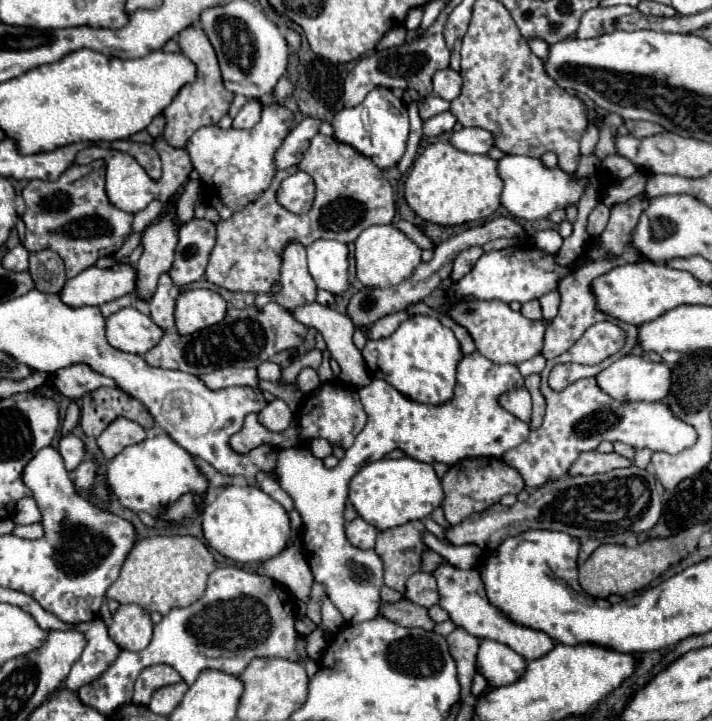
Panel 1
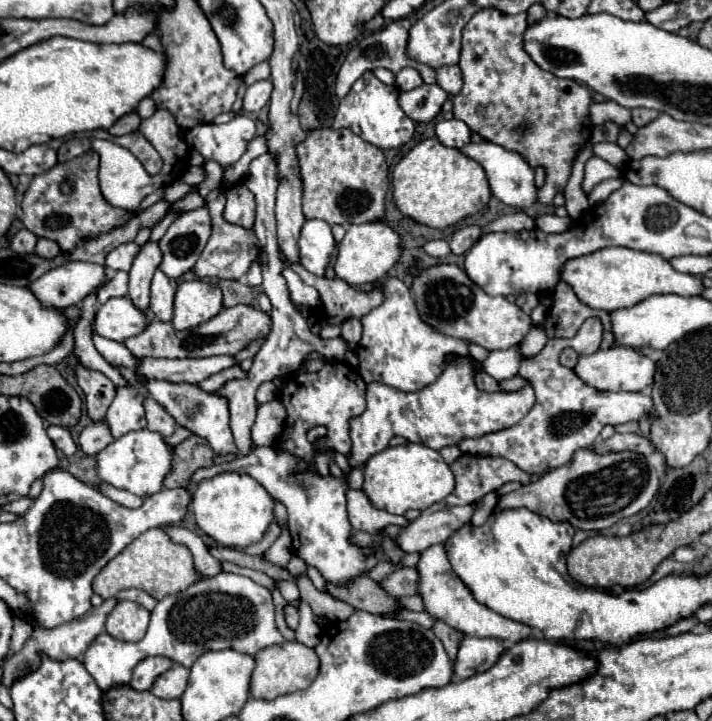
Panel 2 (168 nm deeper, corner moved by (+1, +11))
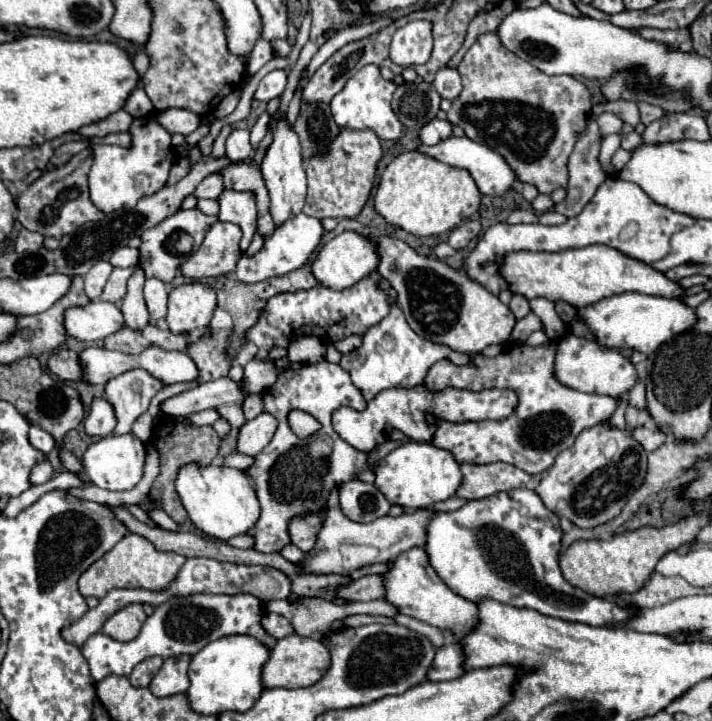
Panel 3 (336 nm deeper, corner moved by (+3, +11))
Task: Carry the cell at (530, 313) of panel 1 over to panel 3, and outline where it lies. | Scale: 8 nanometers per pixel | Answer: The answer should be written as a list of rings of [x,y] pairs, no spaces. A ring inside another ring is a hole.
[[[513,295],[511,303],[509,303],[509,309],[511,309],[511,313],[515,315],[515,319],[523,319],[525,315],[531,313],[529,301],[527,301],[523,295]]]

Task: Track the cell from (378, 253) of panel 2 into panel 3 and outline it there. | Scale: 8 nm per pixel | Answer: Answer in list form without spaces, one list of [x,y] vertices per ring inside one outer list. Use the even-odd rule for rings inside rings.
[[[345,231],[345,233],[337,235],[335,239],[327,241],[321,247],[315,261],[311,263],[311,273],[321,285],[325,285],[329,289],[335,289],[335,291],[341,291],[341,289],[353,287],[357,281],[361,281],[371,271],[375,271],[377,263],[379,263],[379,255],[377,255],[375,243],[371,239],[367,239],[367,237],[363,237],[361,233]]]

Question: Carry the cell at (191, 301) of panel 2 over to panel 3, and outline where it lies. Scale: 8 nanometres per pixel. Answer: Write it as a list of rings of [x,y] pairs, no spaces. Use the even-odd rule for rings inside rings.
[[[187,283],[169,293],[167,325],[171,333],[203,331],[217,307],[215,291],[201,283]]]

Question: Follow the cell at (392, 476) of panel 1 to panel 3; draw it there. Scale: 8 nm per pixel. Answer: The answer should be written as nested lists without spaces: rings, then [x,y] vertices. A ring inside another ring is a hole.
[[[409,441],[383,457],[375,469],[375,475],[375,485],[381,489],[381,493],[393,505],[401,505],[405,509],[423,509],[431,507],[437,501],[445,501],[455,495],[463,481],[459,463],[455,461],[453,453],[439,449],[431,443],[417,441]]]

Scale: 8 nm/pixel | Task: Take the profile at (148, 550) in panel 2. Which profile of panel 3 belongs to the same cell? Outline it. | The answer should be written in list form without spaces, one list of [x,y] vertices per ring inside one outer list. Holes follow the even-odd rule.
[[[127,533],[111,551],[107,551],[101,559],[97,559],[85,573],[81,573],[77,585],[83,597],[93,595],[97,599],[105,597],[107,591],[115,587],[141,587],[141,589],[151,589],[151,591],[163,591],[175,579],[183,563],[185,563],[185,557],[177,553],[157,551],[147,539]]]

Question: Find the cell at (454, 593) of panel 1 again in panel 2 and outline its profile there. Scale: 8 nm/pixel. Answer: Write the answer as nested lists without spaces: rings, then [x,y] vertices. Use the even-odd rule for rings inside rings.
[[[431,545],[421,553],[421,559],[417,563],[419,569],[419,593],[425,601],[425,611],[431,613],[435,619],[445,621],[449,627],[473,635],[473,637],[495,637],[495,639],[505,639],[505,641],[523,641],[531,637],[531,629],[519,621],[505,619],[499,613],[487,609],[479,601],[475,601],[471,589],[455,577],[455,571],[451,569],[445,545]]]

